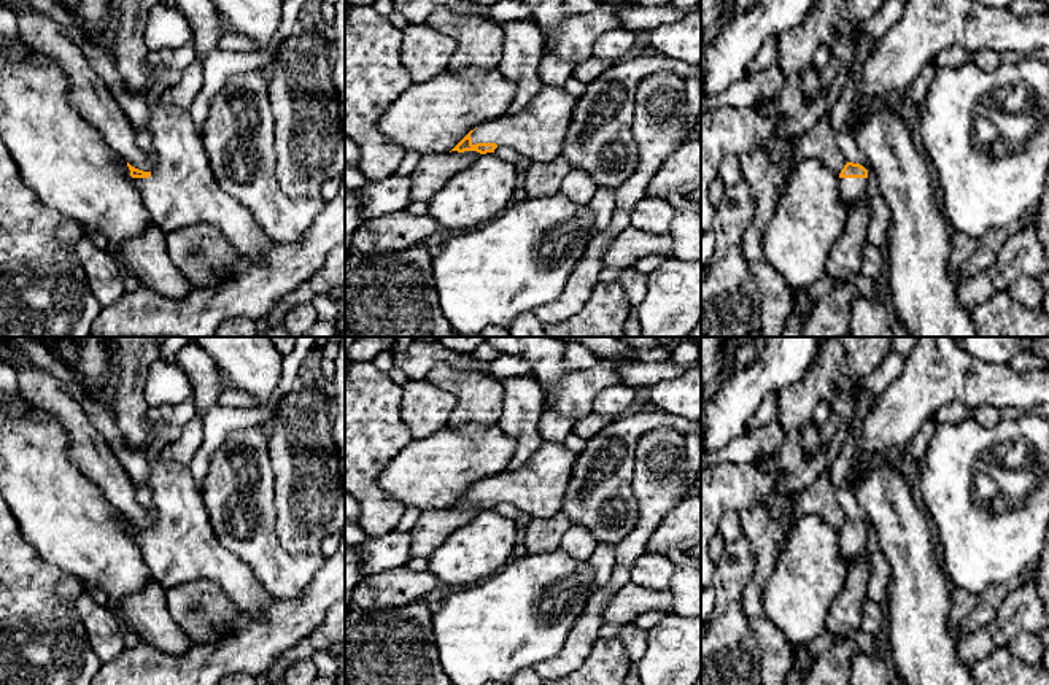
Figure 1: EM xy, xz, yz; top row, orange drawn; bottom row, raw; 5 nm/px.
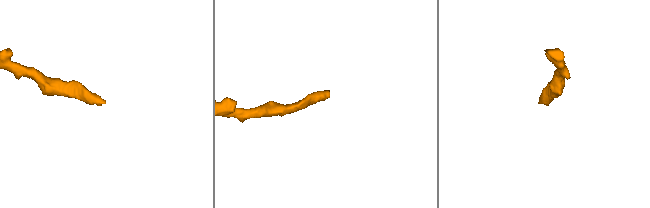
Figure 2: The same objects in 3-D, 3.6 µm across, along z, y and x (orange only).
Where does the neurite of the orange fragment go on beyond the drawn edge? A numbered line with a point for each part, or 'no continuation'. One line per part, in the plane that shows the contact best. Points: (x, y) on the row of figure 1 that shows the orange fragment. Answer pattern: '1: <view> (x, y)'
1: xz (538, 132)

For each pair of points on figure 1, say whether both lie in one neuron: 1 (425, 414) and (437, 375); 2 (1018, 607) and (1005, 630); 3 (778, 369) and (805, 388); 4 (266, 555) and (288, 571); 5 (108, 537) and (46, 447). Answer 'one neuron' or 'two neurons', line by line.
1: two neurons
2: one neuron
3: two neurons
4: one neuron
5: one neuron

